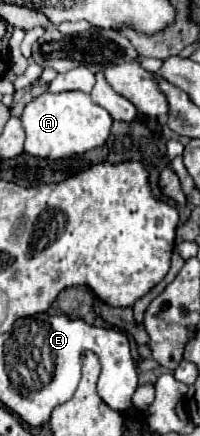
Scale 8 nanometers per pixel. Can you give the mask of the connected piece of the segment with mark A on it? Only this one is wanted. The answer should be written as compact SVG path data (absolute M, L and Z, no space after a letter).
M43 92L33 102L29 102L21 116L25 128L25 152L35 158L63 160L71 156L81 156L93 148L107 142L111 130L111 116L101 106L93 104L85 92Z

